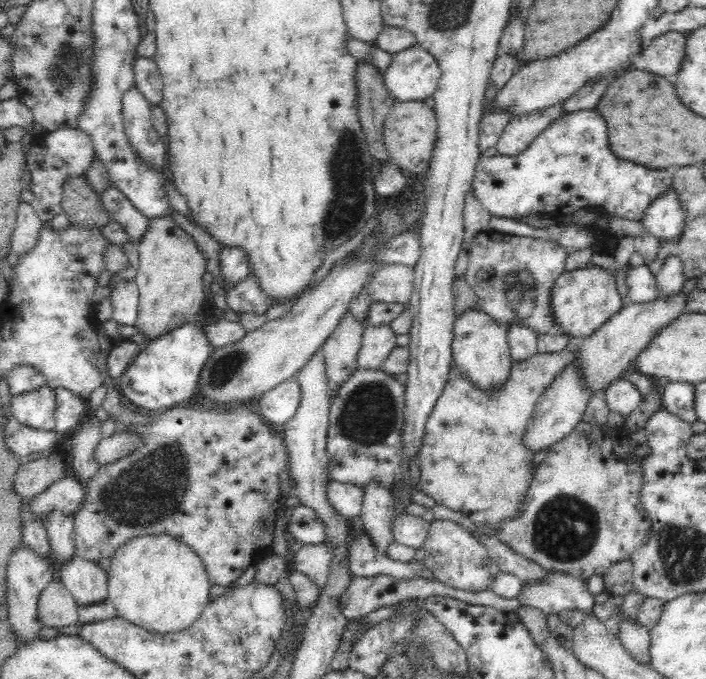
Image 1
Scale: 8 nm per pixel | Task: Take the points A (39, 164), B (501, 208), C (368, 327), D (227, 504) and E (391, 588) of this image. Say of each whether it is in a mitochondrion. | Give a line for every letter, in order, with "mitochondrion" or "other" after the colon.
A: other
B: other
C: other
D: other
E: other

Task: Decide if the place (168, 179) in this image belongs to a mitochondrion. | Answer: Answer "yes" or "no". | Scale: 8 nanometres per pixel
no

